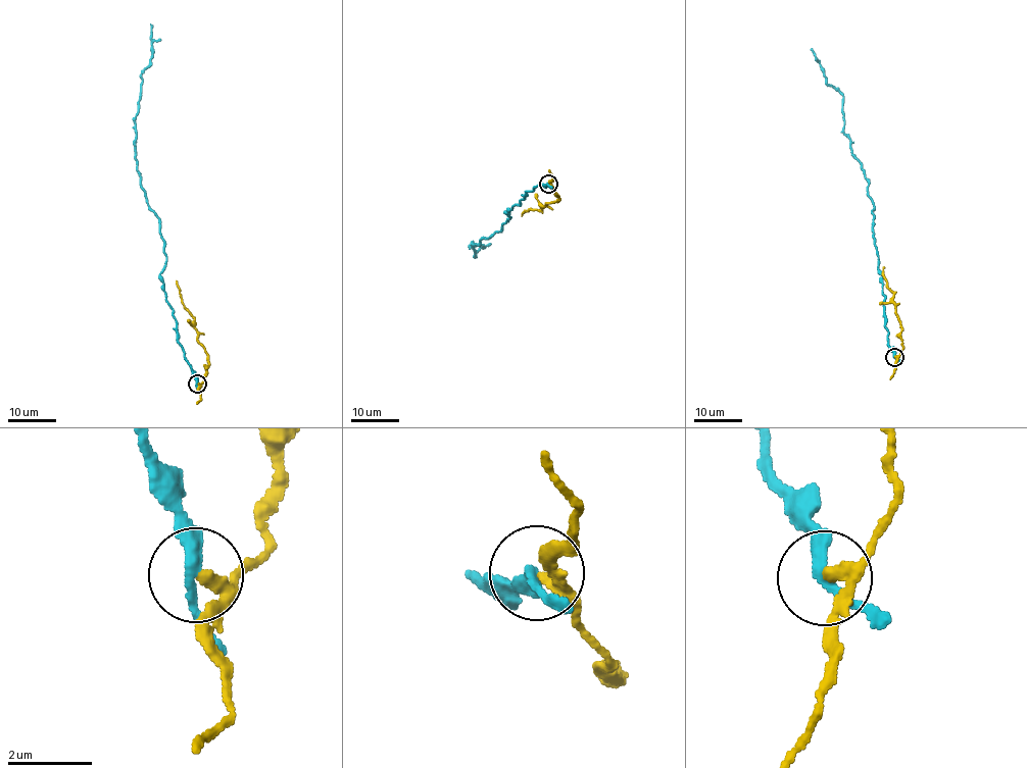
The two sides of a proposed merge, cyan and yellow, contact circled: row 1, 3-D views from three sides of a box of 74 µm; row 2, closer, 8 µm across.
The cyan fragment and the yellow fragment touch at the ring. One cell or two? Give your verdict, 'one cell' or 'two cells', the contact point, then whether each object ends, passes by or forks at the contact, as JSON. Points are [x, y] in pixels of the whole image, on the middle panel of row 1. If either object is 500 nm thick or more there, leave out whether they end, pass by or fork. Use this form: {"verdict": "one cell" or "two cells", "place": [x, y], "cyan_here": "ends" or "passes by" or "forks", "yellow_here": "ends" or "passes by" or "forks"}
{"verdict": "two cells", "place": [548, 184], "cyan_here": "passes by", "yellow_here": "passes by"}

